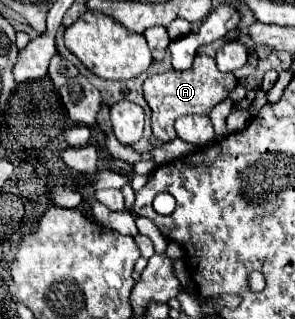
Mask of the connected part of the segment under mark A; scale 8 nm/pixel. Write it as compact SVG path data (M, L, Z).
M198 54L192 68L184 72L168 70L156 76L146 78L144 82L144 98L152 108L152 132L158 140L170 142L176 138L174 122L184 114L208 114L216 104L220 104L228 94L238 86L238 78L234 74L222 74L216 68L214 58L206 54Z

